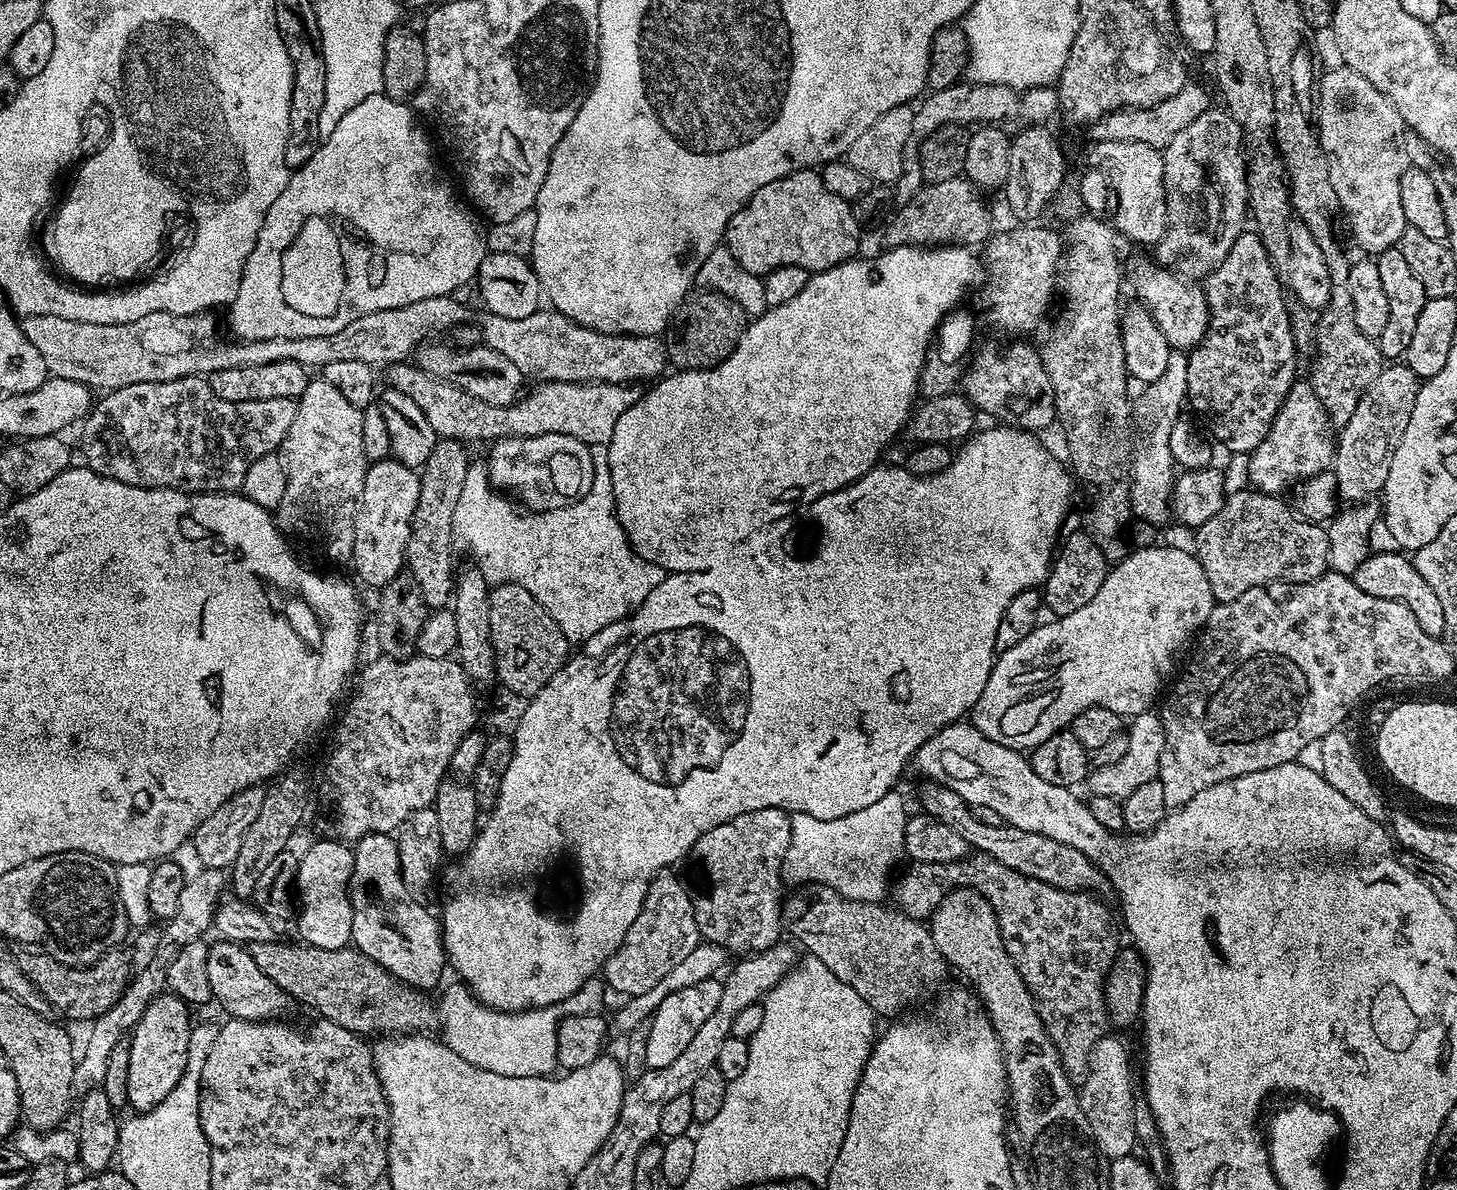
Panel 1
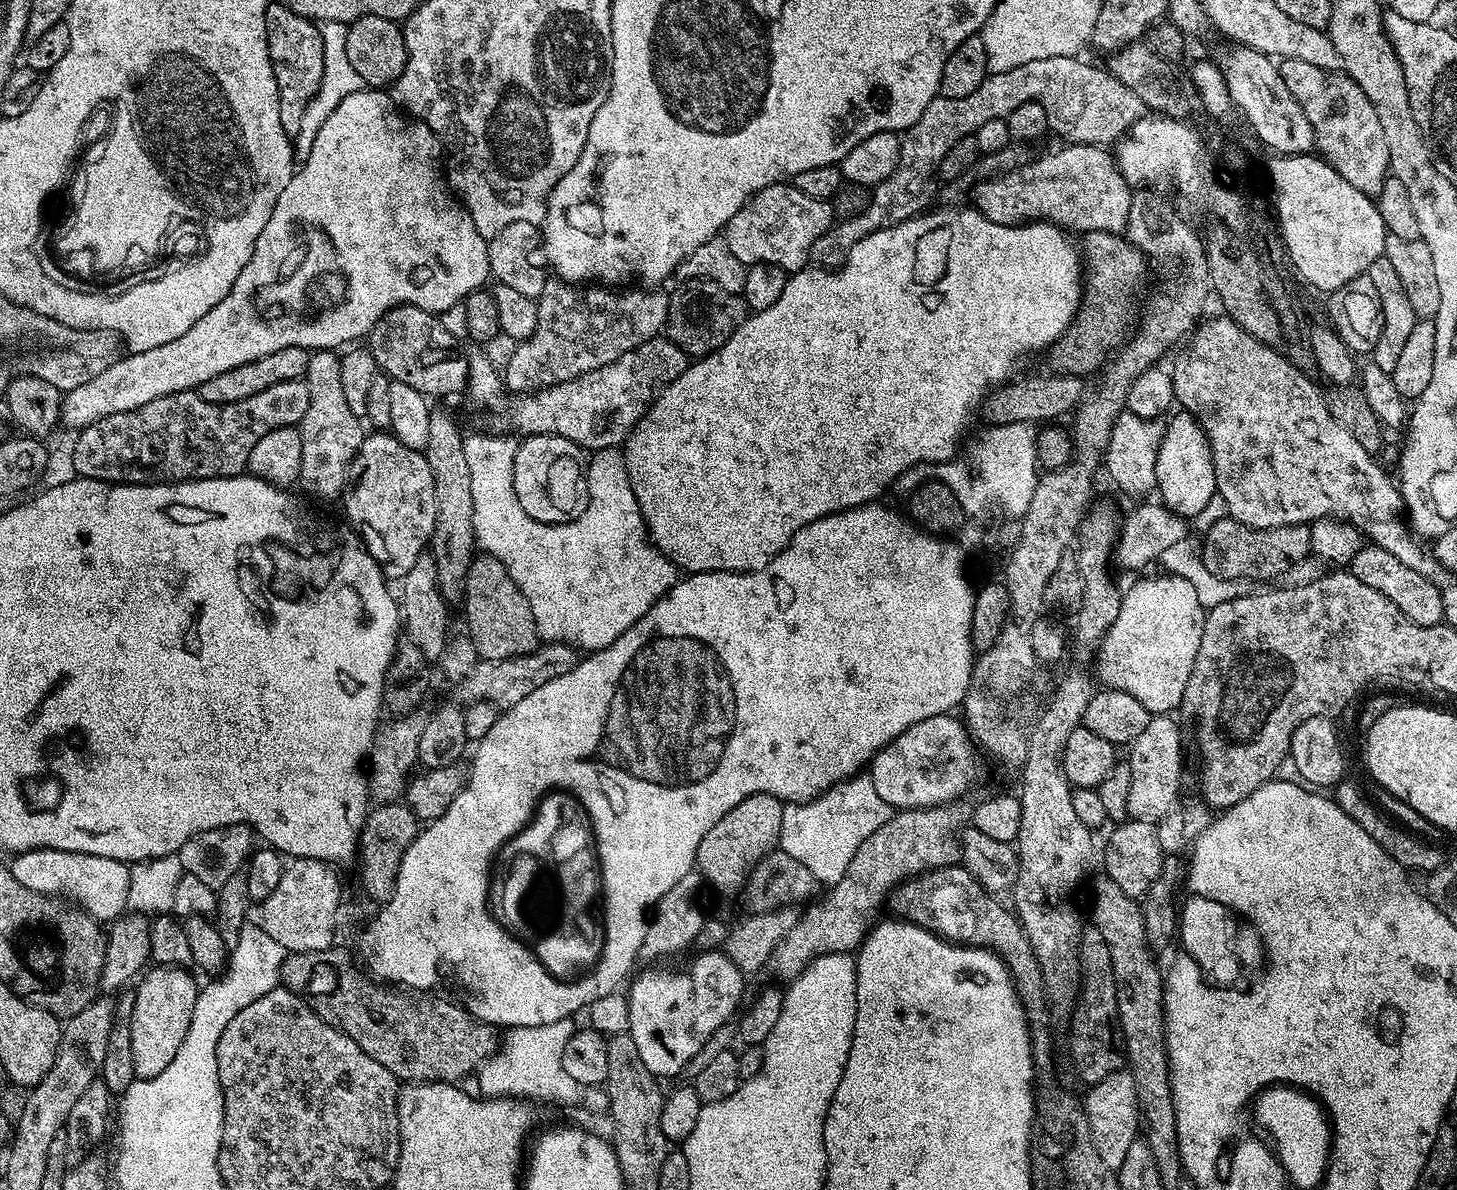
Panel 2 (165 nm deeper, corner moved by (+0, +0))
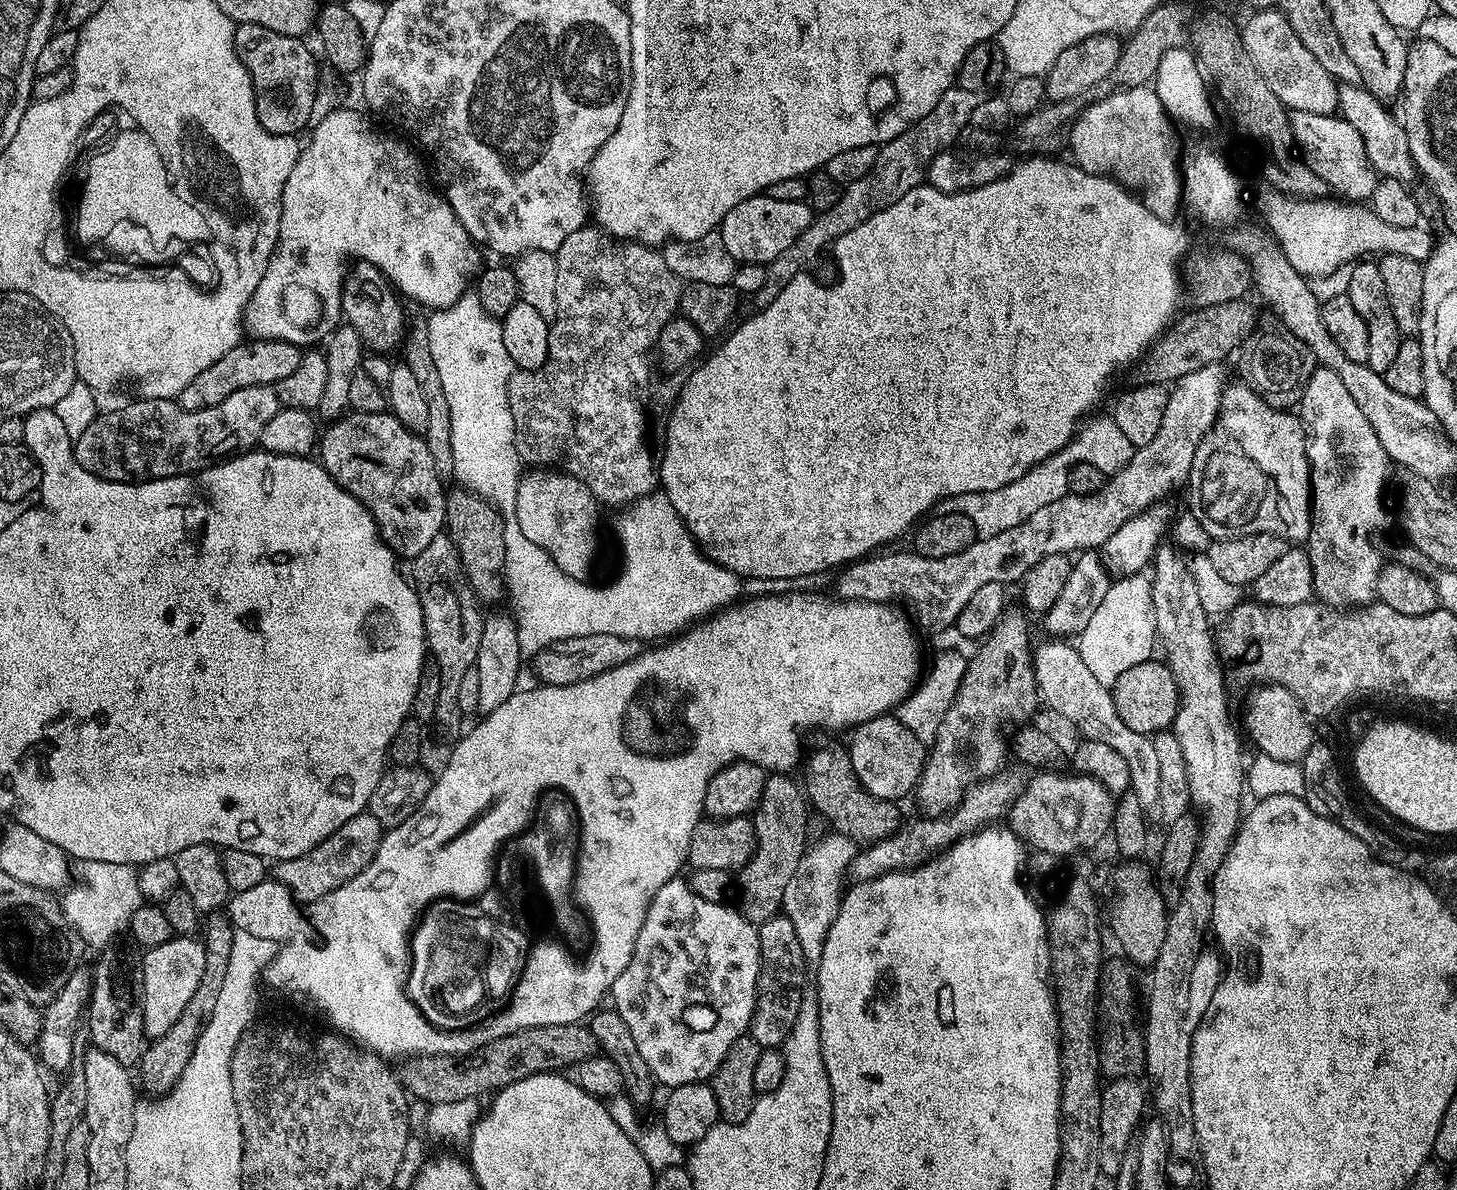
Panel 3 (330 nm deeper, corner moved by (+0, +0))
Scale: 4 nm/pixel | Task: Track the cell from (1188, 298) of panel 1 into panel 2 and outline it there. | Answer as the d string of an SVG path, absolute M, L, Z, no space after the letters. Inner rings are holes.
M1219 314L1213 320L1206 320L1191 333L1190 339L1187 341L1189 344L1177 354L1176 361L1170 365L1170 371L1174 394L1176 395L1175 403L1177 405L1180 404L1179 407L1183 411L1191 412L1200 423L1201 428L1208 434L1208 445L1212 451L1212 461L1214 462L1216 490L1219 499L1224 499L1224 504L1228 507L1227 515L1232 518L1238 517L1243 524L1251 528L1277 528L1278 526L1290 526L1291 524L1311 525L1313 520L1337 516L1347 523L1356 525L1371 543L1377 544L1379 548L1390 550L1390 554L1394 554L1394 558L1398 558L1398 562L1403 562L1406 566L1410 566L1410 570L1418 570L1418 574L1429 578L1435 577L1437 575L1435 572L1439 573L1441 571L1440 562L1429 549L1427 552L1420 545L1423 543L1421 543L1416 533L1411 531L1406 523L1404 499L1400 497L1397 481L1393 477L1391 480L1380 469L1380 464L1376 461L1377 457L1373 453L1362 450L1362 442L1358 442L1358 438L1354 438L1354 434L1350 434L1350 430L1346 430L1346 426L1342 426L1332 417L1328 409L1328 401L1322 395L1322 392L1320 396L1315 382L1312 381L1313 377L1301 372L1283 351L1263 344L1257 338L1251 337L1231 317Z

